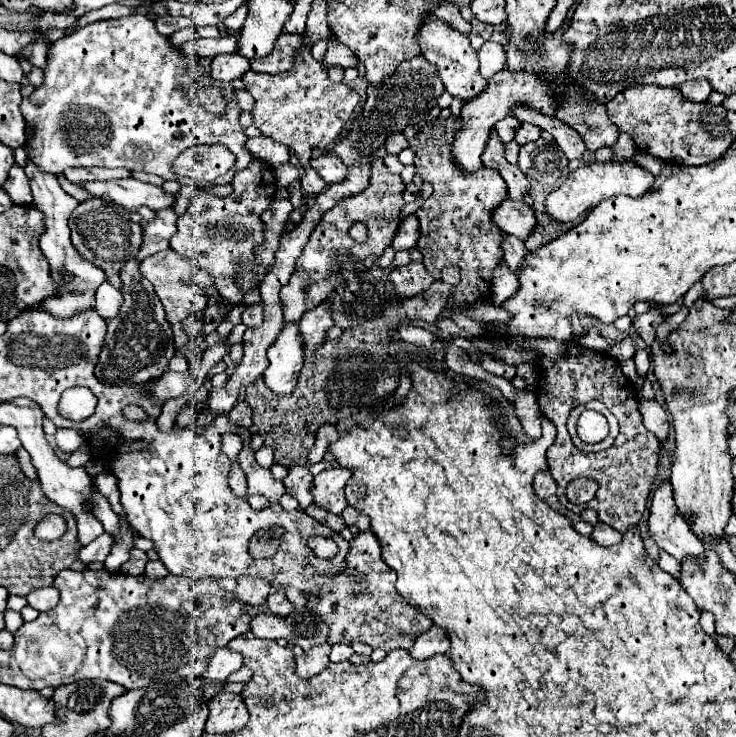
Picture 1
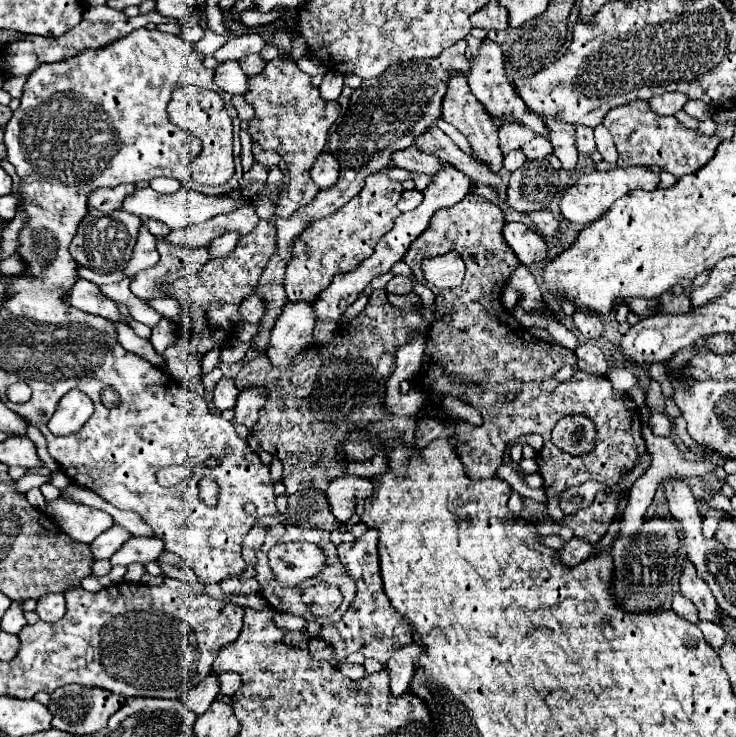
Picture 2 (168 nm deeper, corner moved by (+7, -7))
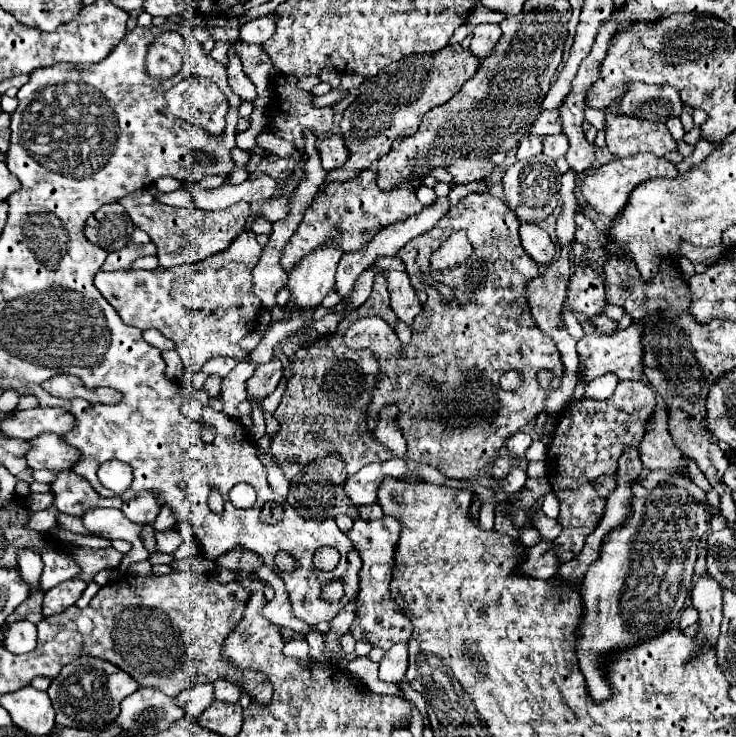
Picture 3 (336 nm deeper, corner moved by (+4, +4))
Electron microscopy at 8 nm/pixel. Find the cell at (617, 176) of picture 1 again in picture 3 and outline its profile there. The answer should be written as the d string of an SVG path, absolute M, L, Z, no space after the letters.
M639 153L627 159L613 159L605 165L599 165L581 181L581 195L585 197L587 205L605 217L615 217L627 203L629 193L635 185L643 183L645 179L653 177L677 177L677 169L663 157L655 157L651 153Z

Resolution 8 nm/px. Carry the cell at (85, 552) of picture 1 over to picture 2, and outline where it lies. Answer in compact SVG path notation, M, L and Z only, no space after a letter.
M114 524L110 530L106 530L104 534L100 534L90 544L90 550L92 550L92 554L94 554L96 560L106 560L106 558L110 558L130 538L132 538L132 534L126 528Z

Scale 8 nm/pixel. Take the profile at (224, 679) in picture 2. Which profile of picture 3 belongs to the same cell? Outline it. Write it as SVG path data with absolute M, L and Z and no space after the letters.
M217 679L213 685L215 685L215 697L217 697L217 699L229 701L229 703L235 703L235 701L239 699L241 689L239 689L235 683L231 683L231 681L227 681L227 679Z

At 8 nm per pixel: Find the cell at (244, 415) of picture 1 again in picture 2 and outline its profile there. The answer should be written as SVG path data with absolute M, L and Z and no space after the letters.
M248 388L248 390L242 390L238 394L238 402L234 406L234 420L238 424L244 424L246 428L252 428L258 420L258 412L260 408L264 408L268 400L268 390L266 388Z

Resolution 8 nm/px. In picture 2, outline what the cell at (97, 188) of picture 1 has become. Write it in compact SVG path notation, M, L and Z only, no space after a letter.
M180 186L180 190L170 196L158 194L152 188L142 188L124 200L124 210L140 216L142 220L146 220L146 218L162 220L170 230L176 230L176 228L186 228L192 224L202 224L218 214L228 214L230 210L236 210L236 208L240 208L240 204L248 204L248 202L252 202L252 200L230 198L230 196L206 196L206 194L202 194L194 188L188 188L188 186Z

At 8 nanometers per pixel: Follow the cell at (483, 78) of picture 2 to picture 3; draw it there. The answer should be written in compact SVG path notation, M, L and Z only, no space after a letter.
M477 25L473 29L473 41L469 51L475 53L475 57L483 63L493 53L499 37L501 37L499 25Z

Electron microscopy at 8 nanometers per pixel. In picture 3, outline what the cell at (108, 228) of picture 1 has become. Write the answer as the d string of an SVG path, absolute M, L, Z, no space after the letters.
M109 203L97 209L85 223L85 237L107 253L119 251L131 241L135 225L119 203Z

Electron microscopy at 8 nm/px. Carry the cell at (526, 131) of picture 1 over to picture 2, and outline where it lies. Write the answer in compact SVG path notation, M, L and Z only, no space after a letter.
M538 136L538 138L534 138L532 142L524 144L524 146L522 146L522 152L524 152L528 158L544 160L544 158L548 158L548 156L552 154L552 144L548 142L548 138Z

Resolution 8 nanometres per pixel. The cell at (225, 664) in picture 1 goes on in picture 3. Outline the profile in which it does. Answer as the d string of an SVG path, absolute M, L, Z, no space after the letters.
M203 683L203 685L193 685L191 689L185 689L179 693L177 703L185 709L187 719L197 721L199 715L215 701L215 689L213 683Z

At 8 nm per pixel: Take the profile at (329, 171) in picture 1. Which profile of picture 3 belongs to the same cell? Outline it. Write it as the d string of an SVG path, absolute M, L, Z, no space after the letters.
M333 135L333 137L327 137L319 143L319 155L321 155L321 163L323 163L323 169L325 171L331 171L331 169L337 169L341 167L347 157L349 157L349 151L345 149L343 145L343 139Z

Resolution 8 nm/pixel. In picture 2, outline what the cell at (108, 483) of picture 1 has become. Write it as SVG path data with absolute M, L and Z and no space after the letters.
M132 536L118 552L112 554L110 562L112 562L112 566L116 566L116 564L128 566L132 562L138 562L138 564L146 566L148 562L156 562L162 552L164 552L164 542L162 540Z

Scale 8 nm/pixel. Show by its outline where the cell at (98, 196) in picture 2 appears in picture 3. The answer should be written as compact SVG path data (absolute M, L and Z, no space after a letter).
M137 189L119 199L125 211L131 215L133 223L145 229L151 241L159 249L161 267L177 267L185 263L197 263L207 259L213 253L227 249L227 245L245 229L245 223L251 215L247 203L235 203L223 211L201 211L201 209L179 209L157 201L149 191Z

